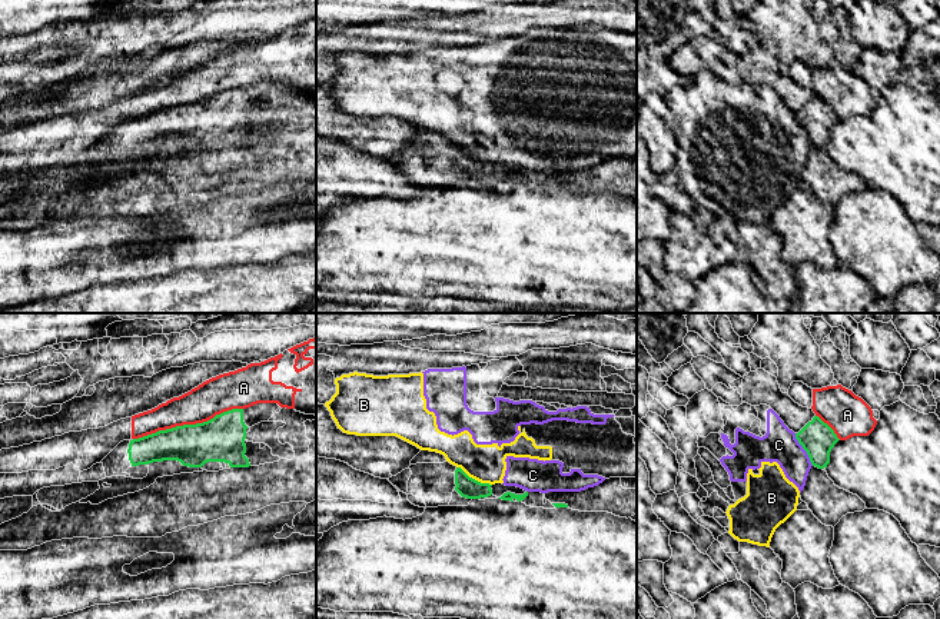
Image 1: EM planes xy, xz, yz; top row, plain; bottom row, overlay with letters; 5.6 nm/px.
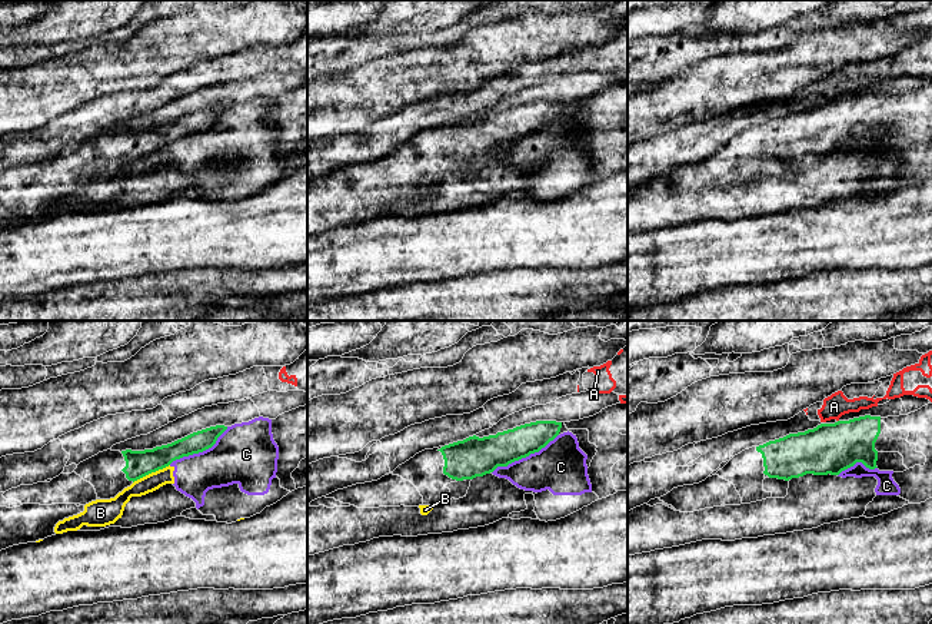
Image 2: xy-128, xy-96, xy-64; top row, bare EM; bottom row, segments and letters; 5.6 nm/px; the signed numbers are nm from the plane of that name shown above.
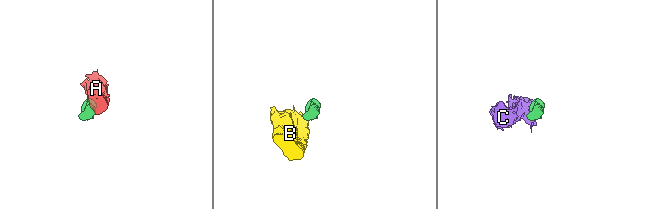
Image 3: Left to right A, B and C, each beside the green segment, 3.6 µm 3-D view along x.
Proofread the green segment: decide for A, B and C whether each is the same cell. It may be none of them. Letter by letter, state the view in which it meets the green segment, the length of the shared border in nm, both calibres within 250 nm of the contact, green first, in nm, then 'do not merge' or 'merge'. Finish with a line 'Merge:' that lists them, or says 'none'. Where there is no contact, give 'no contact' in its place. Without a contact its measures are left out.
A: xy | 650 nm | 260/200 nm | do not merge
B: xz | 220 nm | 120/220 nm | do not merge
C: yz | 220 nm | 190/190 nm | do not merge
Merge: none

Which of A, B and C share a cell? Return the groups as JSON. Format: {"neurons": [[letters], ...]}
{"neurons": [["A"], ["B", "C"]]}

